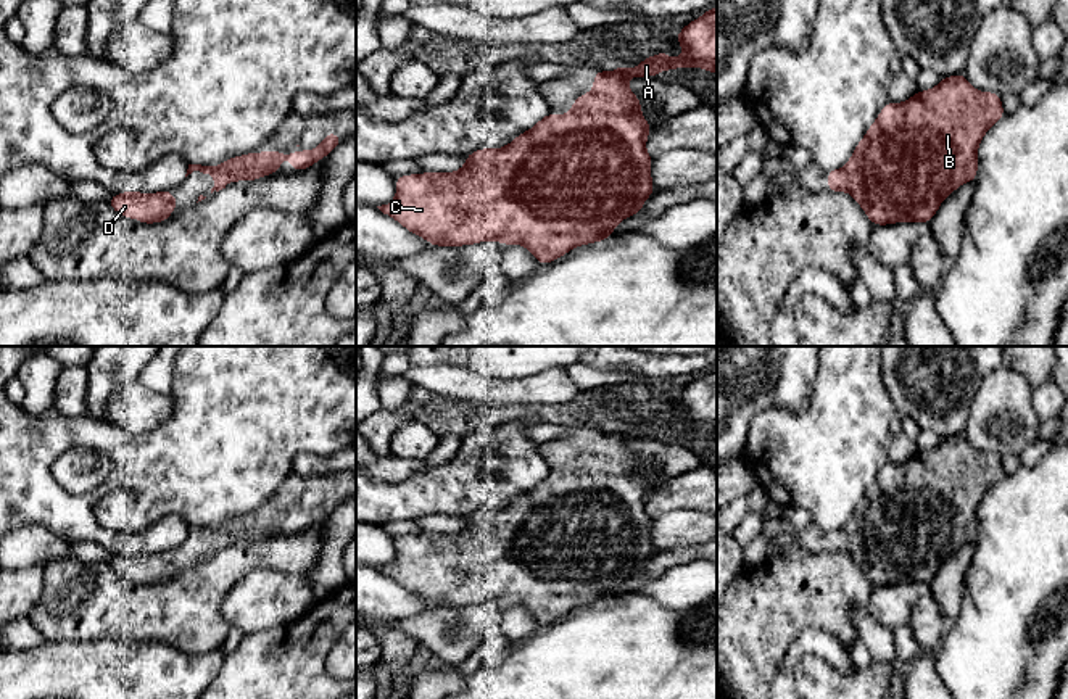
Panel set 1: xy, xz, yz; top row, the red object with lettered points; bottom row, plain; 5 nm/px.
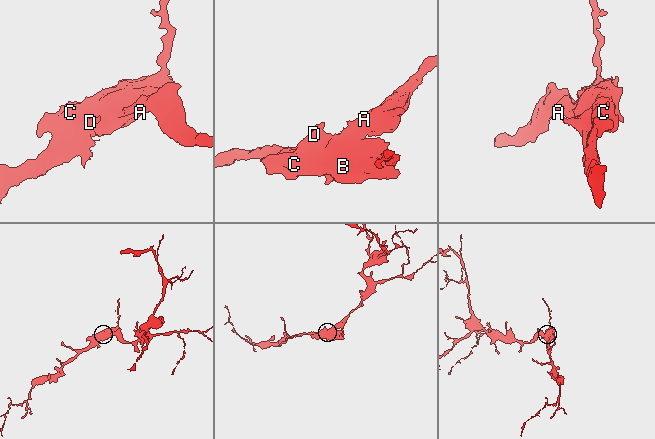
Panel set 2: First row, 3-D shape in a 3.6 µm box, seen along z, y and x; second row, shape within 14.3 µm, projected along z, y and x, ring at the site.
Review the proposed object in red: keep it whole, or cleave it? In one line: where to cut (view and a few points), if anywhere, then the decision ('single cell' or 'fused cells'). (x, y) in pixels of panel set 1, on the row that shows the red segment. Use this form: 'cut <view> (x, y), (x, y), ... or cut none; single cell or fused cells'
cut none; single cell

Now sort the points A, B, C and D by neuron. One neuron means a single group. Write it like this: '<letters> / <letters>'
A B C D

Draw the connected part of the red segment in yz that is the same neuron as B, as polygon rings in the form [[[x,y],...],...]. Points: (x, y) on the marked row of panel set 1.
[[[963,71],[941,77],[936,87],[918,90],[904,103],[888,101],[844,168],[826,171],[826,192],[847,190],[873,225],[929,224],[952,192],[965,182],[975,184],[978,147],[1005,114],[1000,95],[976,90]]]

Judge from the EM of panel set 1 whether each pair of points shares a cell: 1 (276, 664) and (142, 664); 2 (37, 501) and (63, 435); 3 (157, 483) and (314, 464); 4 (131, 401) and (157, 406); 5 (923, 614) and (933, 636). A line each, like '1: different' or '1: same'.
1: different
2: same
3: different
4: same
5: same

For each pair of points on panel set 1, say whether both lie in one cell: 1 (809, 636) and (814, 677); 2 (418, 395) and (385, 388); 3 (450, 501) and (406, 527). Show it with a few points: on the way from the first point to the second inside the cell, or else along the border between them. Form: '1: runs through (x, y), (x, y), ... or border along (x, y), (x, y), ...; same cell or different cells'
1: border along (844, 672), (806, 654), (794, 682); different cells
2: border along (413, 385), (403, 405), (395, 409), (382, 408); different cells
3: border along (413, 519), (389, 522), (382, 527); different cells

